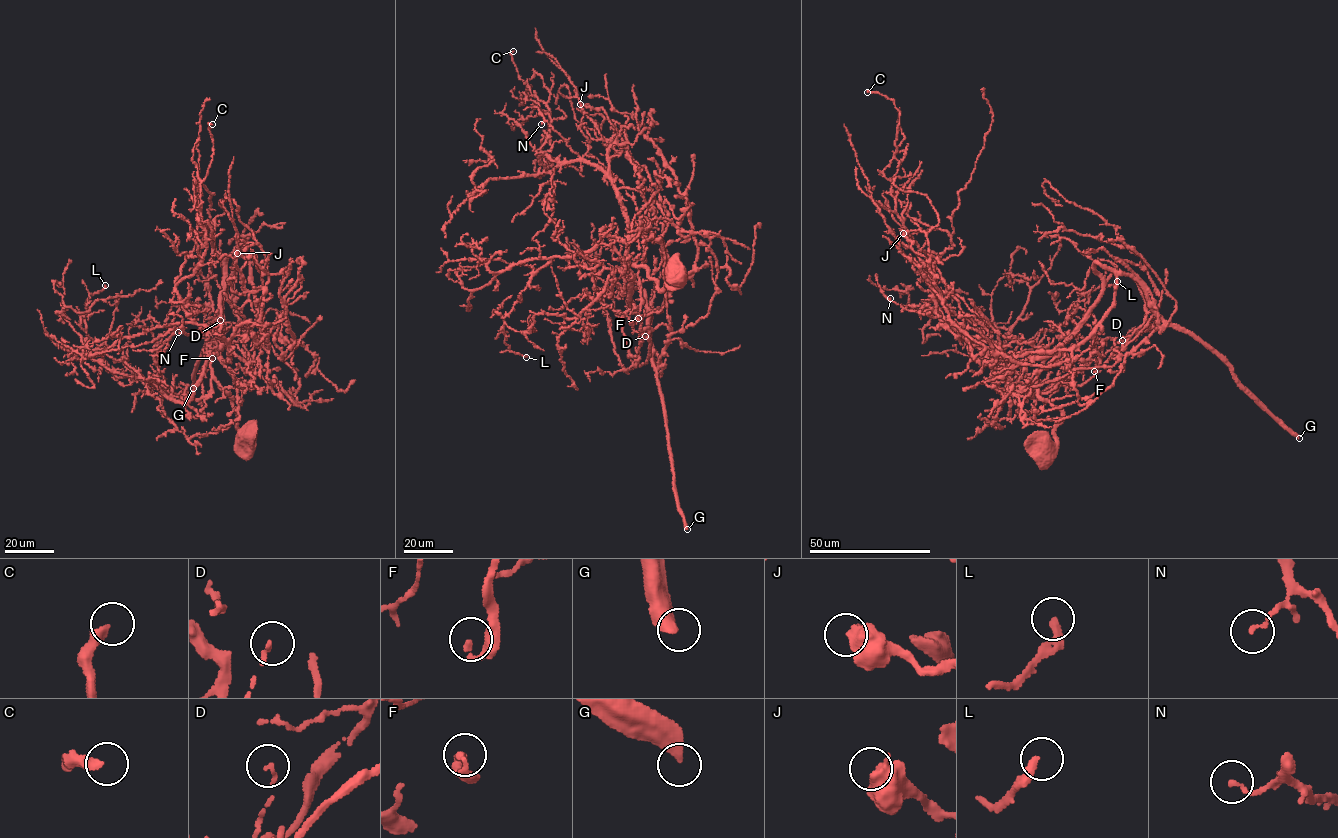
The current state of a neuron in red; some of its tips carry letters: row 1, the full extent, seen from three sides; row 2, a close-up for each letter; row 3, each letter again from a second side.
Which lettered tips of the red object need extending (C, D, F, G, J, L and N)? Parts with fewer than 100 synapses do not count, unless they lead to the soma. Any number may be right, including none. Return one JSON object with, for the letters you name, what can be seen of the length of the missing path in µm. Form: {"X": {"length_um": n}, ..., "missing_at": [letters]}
{"G": {"length_um": 800}, "missing_at": ["G"]}

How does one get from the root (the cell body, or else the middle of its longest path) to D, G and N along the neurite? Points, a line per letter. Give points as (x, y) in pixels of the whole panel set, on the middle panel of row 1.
D: (677, 274), (679, 283), (660, 290), (646, 268), (623, 268), (631, 304), (622, 328), (633, 357), (645, 336)
G: (677, 274), (679, 283), (660, 290), (646, 268), (623, 268), (627, 303), (634, 290), (644, 293), (687, 529)
N: (677, 274), (679, 283), (660, 290), (646, 268), (623, 269), (627, 218), (615, 184), (541, 124)

